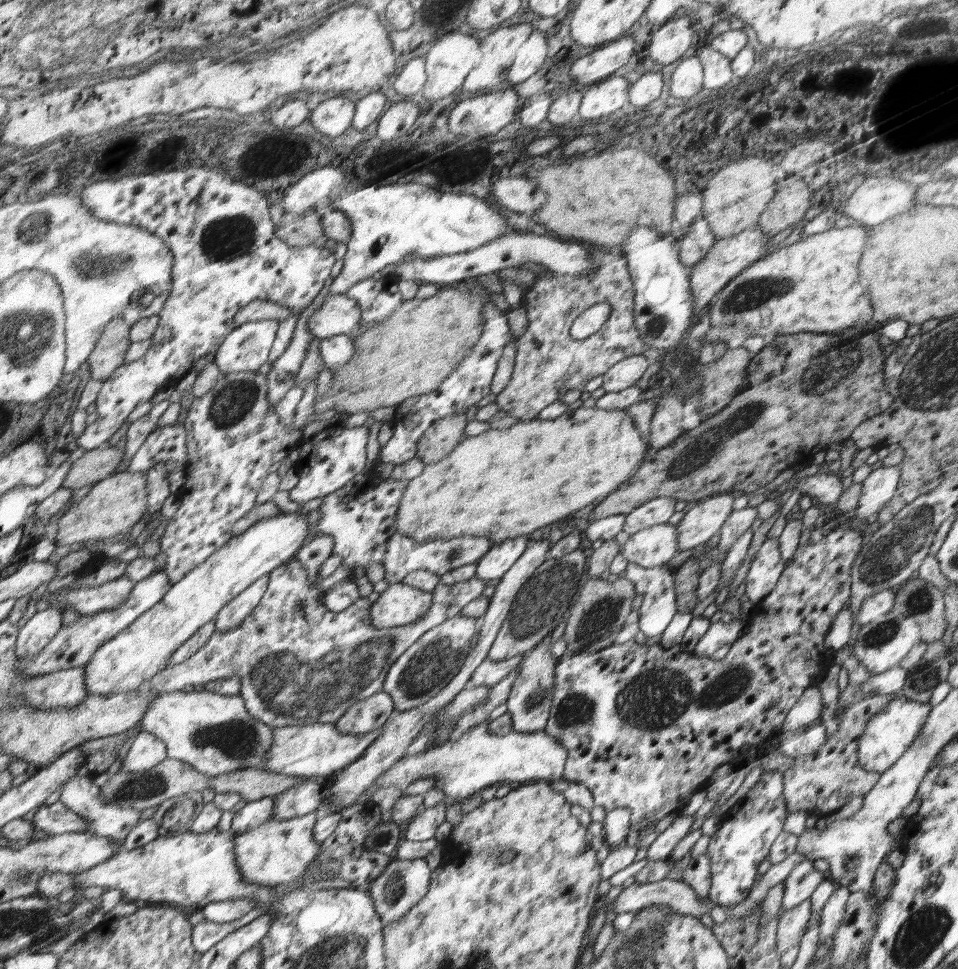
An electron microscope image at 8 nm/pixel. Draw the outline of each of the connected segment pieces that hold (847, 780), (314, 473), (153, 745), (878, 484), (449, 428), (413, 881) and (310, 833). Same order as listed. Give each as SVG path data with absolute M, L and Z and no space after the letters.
M860 694L854 702L844 708L844 715L838 716L839 730L833 736L827 734L827 742L818 750L817 754L796 758L794 766L784 772L785 797L788 803L786 808L790 813L804 810L814 818L821 818L827 813L838 811L844 804L853 798L868 795L876 786L881 774L870 773L862 769L857 760L857 748L860 746L860 737L865 731L869 719L884 709L896 694Z
M344 425L334 427L331 437L314 444L312 452L302 459L298 466L299 481L289 490L290 500L302 504L313 498L328 496L364 473L368 436L369 428L363 425L356 428L346 428Z
M143 731L131 742L123 756L120 768L125 774L152 770L169 758L169 749L164 740L152 732Z
M900 466L879 467L873 470L870 475L861 482L862 492L858 503L858 508L854 511L854 516L860 519L868 519L872 514L876 514L894 496L900 480Z
M456 414L436 420L418 440L417 455L425 464L434 464L438 460L446 459L450 452L461 444L466 426L466 415Z
M393 858L386 869L367 886L367 890L374 899L374 904L377 905L378 916L381 916L382 920L388 924L390 921L400 919L402 915L406 915L420 899L425 898L426 891L430 890L432 874L426 860L420 858L397 860Z
M316 811L290 820L278 821L273 818L250 832L240 833L236 843L242 877L246 881L272 886L303 882L306 870L315 864L315 859L321 854L322 843L314 841L314 826L318 819Z

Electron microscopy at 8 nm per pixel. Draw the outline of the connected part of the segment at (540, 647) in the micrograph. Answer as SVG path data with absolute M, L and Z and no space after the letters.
M550 639L537 644L532 651L528 651L520 662L516 679L510 689L508 700L505 702L508 713L513 718L513 731L515 732L540 732L545 731L546 724L551 714L551 703L554 698L554 672L558 658L550 653Z

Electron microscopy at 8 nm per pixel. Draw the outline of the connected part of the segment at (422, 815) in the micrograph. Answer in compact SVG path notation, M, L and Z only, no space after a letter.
M442 801L431 808L422 808L408 825L403 827L402 839L425 841L434 838L436 828L445 821L449 803Z

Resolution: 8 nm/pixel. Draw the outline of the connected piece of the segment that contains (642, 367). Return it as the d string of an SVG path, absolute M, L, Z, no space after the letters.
M642 354L629 356L613 366L603 375L602 388L606 393L620 392L636 385L649 368L648 360Z

